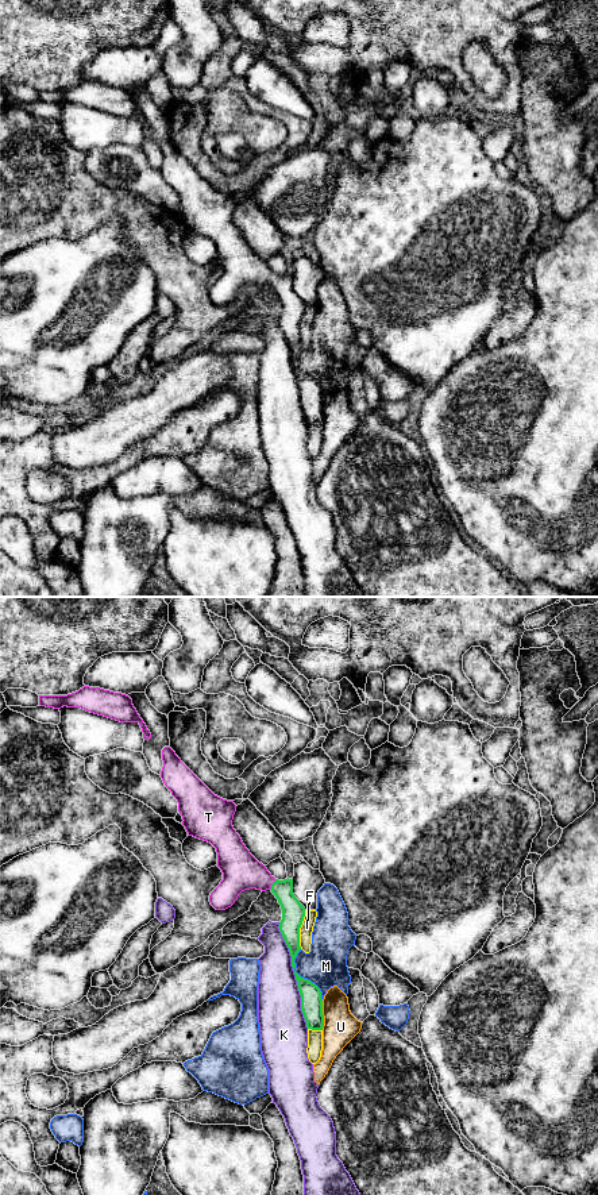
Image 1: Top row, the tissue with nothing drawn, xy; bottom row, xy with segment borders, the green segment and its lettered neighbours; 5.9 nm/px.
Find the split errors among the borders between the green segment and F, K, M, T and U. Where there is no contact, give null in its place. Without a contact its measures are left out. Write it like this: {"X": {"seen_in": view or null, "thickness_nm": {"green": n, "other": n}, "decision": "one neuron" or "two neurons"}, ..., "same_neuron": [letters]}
{"F": {"seen_in": "xy", "thickness_nm": {"green": 140, "other": 80}, "decision": "two neurons"}, "K": {"seen_in": "xy", "thickness_nm": {"green": 130, "other": 260}, "decision": "two neurons"}, "M": {"seen_in": "xy", "thickness_nm": {"green": 130, "other": 260}, "decision": "two neurons"}, "T": {"seen_in": "xy", "thickness_nm": {"green": 140, "other": 220}, "decision": "one neuron"}, "U": {"seen_in": "xy", "thickness_nm": {"green": 130, "other": 200}, "decision": "two neurons"}, "same_neuron": ["T"]}

